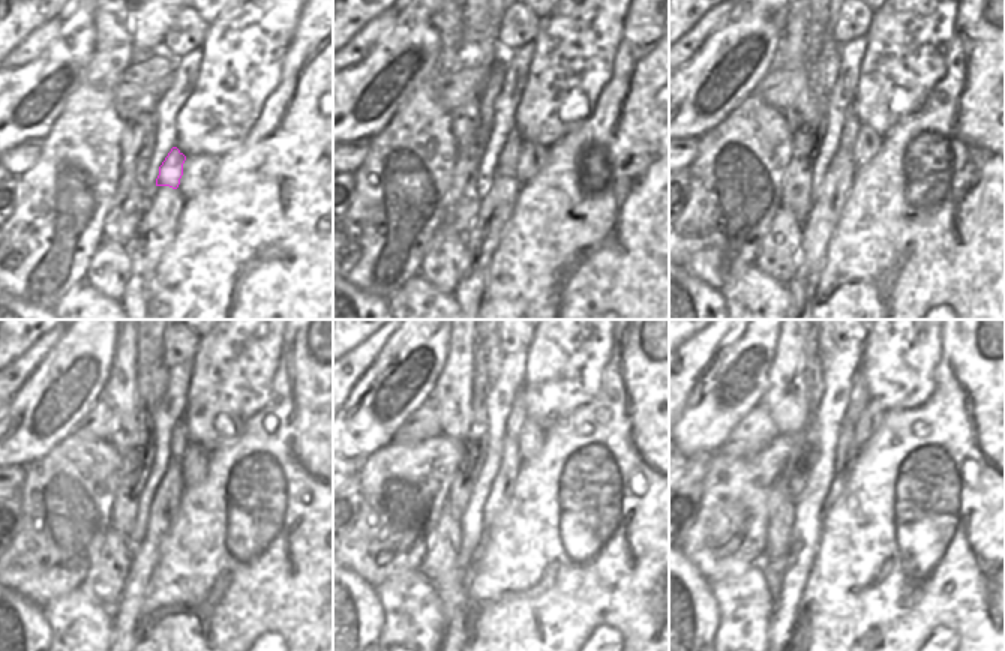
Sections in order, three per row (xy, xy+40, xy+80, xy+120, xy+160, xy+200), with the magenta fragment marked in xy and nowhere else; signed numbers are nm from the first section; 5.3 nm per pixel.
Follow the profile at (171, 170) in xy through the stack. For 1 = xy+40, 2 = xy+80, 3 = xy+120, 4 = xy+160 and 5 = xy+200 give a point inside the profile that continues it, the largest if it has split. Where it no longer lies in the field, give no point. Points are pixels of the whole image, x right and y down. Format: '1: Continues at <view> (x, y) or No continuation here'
1: Continues at xy+40 (509, 158)
2: Continues at xy+80 (846, 144)
3: Continues at xy+120 (179, 438)
4: Continues at xy+160 (516, 417)
5: Continues at xy+200 (858, 398)

